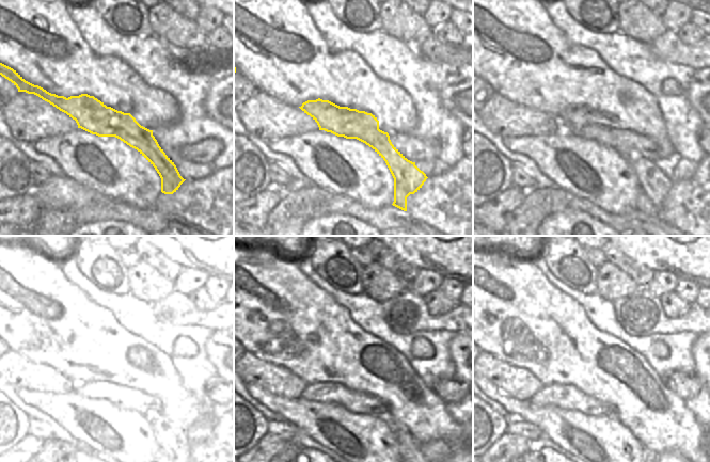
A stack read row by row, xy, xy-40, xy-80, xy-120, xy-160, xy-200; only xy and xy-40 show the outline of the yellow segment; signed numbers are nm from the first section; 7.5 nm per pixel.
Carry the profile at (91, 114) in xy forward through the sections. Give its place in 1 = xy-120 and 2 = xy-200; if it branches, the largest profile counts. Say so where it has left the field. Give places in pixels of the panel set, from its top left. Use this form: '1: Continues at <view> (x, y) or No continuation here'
1: Continues at xy-120 (172, 441)
2: Continues at xy-200 (646, 452).

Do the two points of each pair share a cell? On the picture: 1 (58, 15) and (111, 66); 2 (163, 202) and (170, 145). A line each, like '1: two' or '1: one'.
1: one
2: two

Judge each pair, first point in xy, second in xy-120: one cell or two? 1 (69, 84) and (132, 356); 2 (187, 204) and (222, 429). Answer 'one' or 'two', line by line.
1: one
2: one

